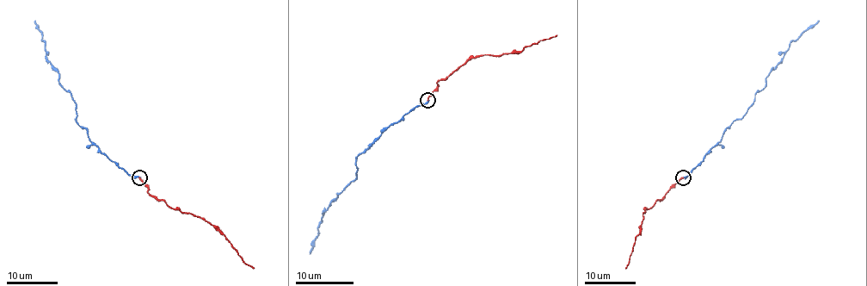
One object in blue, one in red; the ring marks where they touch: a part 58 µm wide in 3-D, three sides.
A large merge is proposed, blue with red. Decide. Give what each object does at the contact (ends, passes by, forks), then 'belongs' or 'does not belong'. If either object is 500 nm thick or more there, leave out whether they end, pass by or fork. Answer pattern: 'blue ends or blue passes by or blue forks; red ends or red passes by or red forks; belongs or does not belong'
blue ends; red ends; belongs

